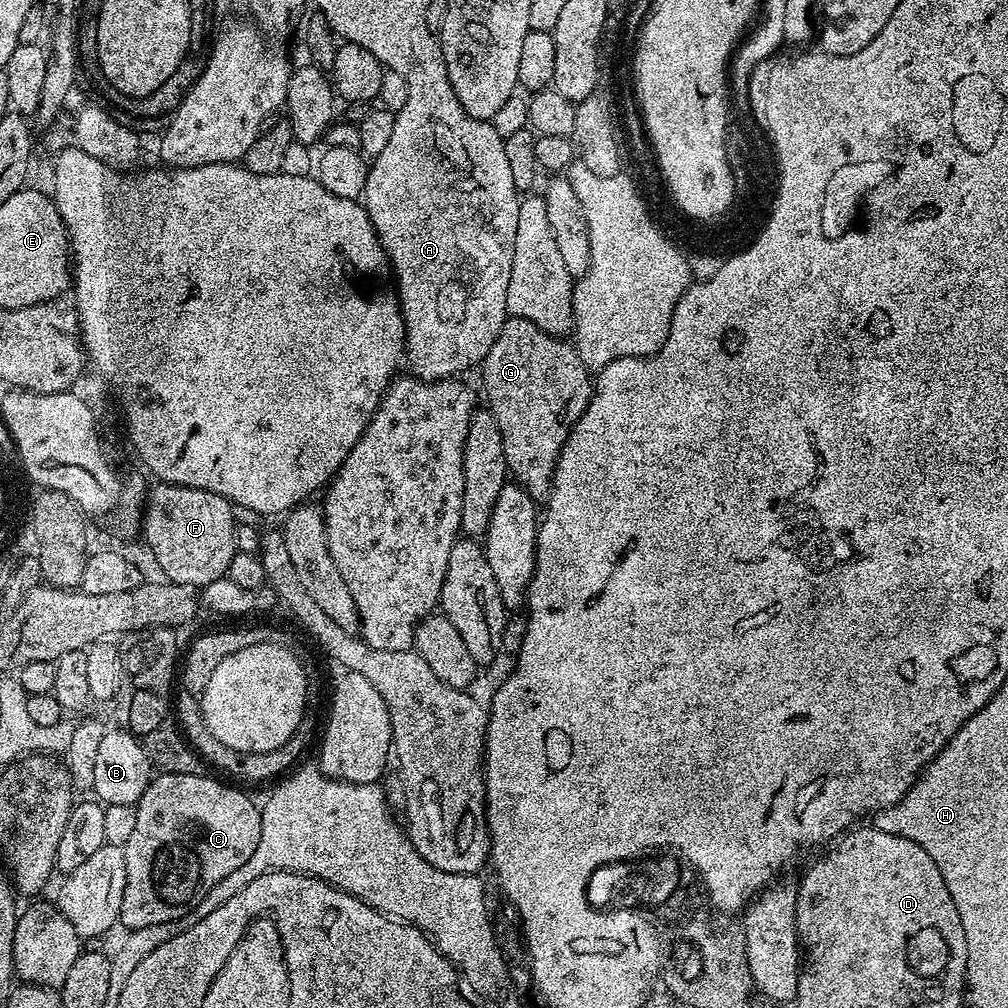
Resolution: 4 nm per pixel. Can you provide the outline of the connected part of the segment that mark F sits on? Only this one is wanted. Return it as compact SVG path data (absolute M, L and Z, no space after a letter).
M159 482L153 483L147 489L146 499L144 501L144 510L142 513L142 536L144 532L144 540L148 543L148 548L152 551L152 556L156 559L156 564L158 567L164 571L163 579L165 581L181 584L187 588L195 588L197 590L202 590L210 582L215 580L225 579L228 575L228 567L230 566L230 558L234 558L234 554L237 552L235 544L235 530L238 523L237 517L232 517L232 512L234 513L233 505L229 504L226 498L222 498L218 494L214 494L210 490L198 490L197 488L191 488L190 486L178 486L177 484L162 484Z

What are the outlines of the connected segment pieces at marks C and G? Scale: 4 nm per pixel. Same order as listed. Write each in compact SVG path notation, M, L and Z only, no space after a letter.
M157 775L135 804L135 829L123 847L126 894L122 894L119 923L125 924L125 929L188 918L222 878L234 874L237 866L258 850L262 838L258 804L246 793L231 788L236 786L212 776Z
M517 316L509 318L502 326L502 334L498 334L494 346L490 346L490 354L486 354L483 372L484 392L488 395L486 408L494 422L498 422L498 430L502 430L502 450L506 450L511 479L523 484L533 500L543 501L552 490L552 476L562 446L578 418L588 409L594 387L593 373L585 366L575 343L546 334L534 326L534 322Z

